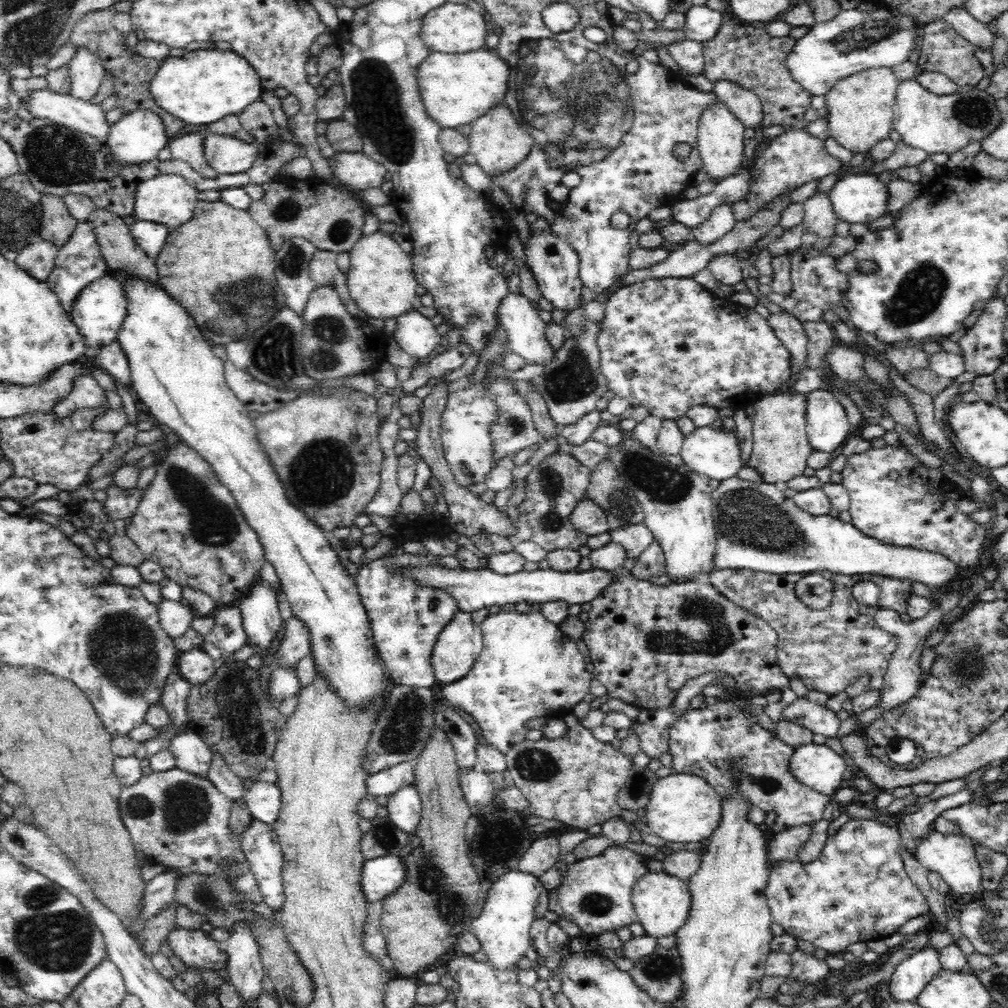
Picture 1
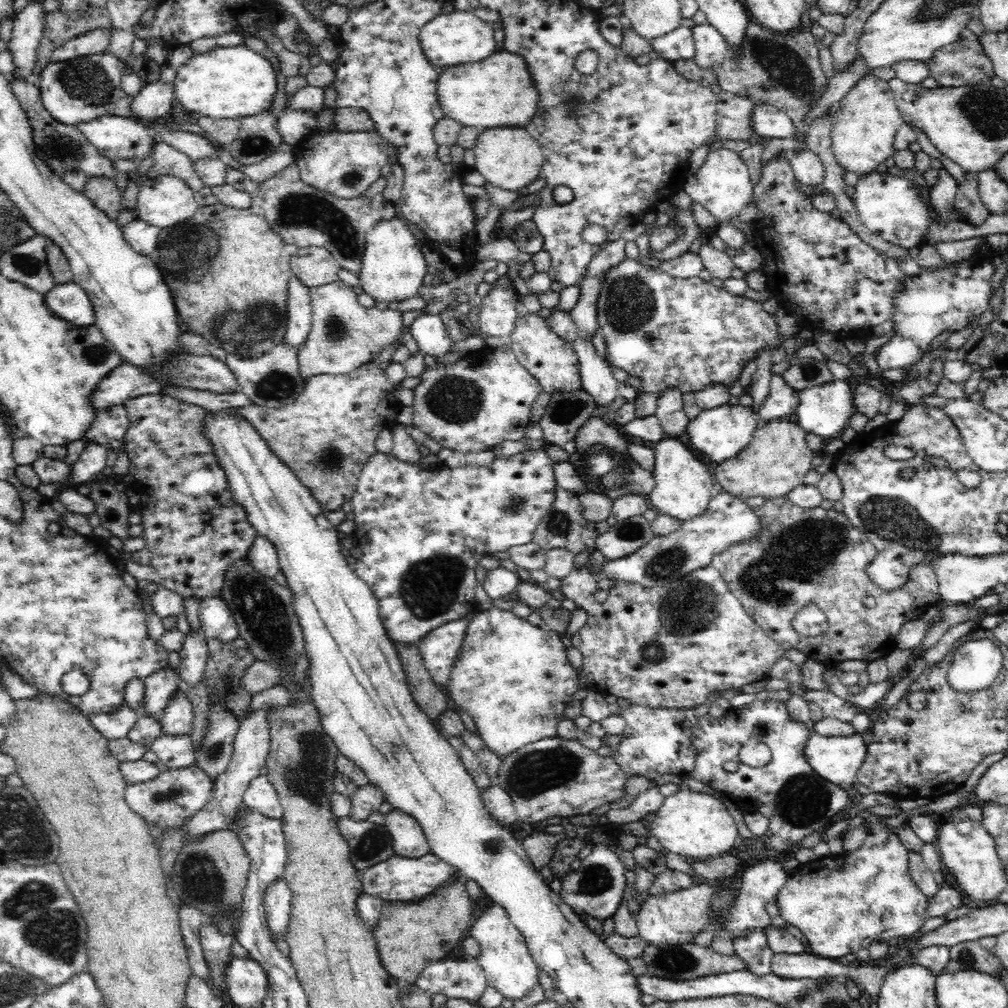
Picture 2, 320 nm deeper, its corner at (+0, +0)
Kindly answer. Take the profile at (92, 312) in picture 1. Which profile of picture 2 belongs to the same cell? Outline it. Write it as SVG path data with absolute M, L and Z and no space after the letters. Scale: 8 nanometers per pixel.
M73 280L55 284L43 295L47 309L58 318L78 327L94 325L96 313L93 304L86 291Z

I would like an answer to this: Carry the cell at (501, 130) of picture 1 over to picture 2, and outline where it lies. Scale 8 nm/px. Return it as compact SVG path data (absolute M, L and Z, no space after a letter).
M498 127L484 129L473 148L476 169L487 184L502 190L517 192L540 177L544 159L542 147L524 127Z

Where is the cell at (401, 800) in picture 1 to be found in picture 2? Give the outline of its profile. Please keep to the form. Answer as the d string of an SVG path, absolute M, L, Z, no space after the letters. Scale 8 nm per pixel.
M398 809L385 814L386 830L391 837L391 845L396 855L404 858L421 858L430 853L428 840L416 818Z

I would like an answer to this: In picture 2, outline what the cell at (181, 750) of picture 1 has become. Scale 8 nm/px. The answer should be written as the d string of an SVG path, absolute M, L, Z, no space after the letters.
M181 687L175 690L169 705L159 716L164 733L172 736L190 735L193 729L193 706Z

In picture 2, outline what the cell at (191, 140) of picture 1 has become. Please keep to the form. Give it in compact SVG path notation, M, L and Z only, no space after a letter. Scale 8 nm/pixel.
M164 142L157 143L153 149L153 162L147 173L149 179L174 175L181 178L194 192L205 186L194 170L193 160L187 154Z

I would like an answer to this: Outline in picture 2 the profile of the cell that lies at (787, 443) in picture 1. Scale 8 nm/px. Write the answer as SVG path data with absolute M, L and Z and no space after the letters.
M774 418L756 428L750 444L734 458L716 466L715 482L723 491L738 497L762 496L776 498L786 496L791 490L803 484L804 476L811 469L815 453L806 442L806 430L799 424L781 418Z

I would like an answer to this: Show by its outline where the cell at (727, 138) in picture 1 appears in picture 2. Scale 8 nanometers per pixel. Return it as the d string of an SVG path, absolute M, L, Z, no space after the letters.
M724 147L705 152L705 161L698 172L691 176L692 180L683 185L683 190L694 202L707 208L719 223L733 222L738 214L748 206L753 196L753 184L748 166L740 158L738 152Z

